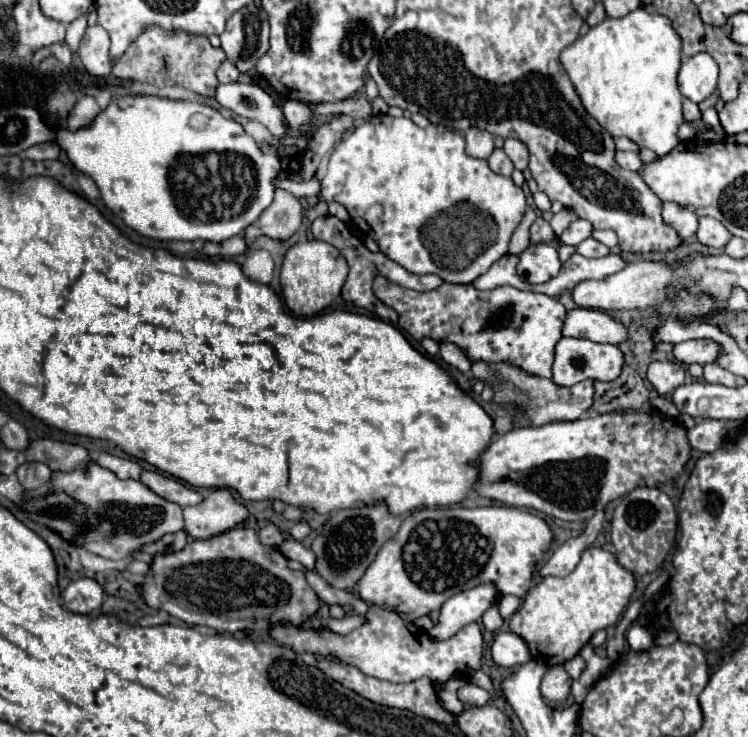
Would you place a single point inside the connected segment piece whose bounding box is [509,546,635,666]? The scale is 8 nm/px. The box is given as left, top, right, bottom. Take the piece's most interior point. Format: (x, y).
(559, 616)

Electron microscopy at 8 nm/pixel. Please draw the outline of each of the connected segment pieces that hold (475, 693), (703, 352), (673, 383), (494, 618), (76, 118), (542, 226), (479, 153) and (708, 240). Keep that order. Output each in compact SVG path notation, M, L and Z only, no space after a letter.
M467 682L465 686L461 686L459 692L457 692L457 696L459 696L459 700L461 700L463 704L469 704L469 706L473 706L473 704L475 704L475 706L483 706L483 704L487 704L487 702L493 700L487 690L475 686L473 682Z
M687 340L687 342L681 342L681 344L675 344L673 348L673 354L679 362L683 364L709 364L709 362L715 362L719 358L719 352L721 352L721 346L713 340Z
M663 360L663 362L651 362L649 364L647 378L661 396L669 396L677 386L683 384L685 372L683 372L679 362Z
M497 605L491 606L491 608L485 612L485 616L483 616L483 626L486 630L495 630L495 628L502 626L503 623L504 620L499 613Z
M81 96L81 98L75 102L75 106L73 106L73 110L69 112L69 116L67 116L67 130L75 132L77 128L87 126L99 112L101 112L101 108L97 106L95 98L91 98L91 96Z
M537 218L531 226L531 240L533 242L559 242L559 236L553 234L553 228L543 218Z
M469 128L465 132L465 142L467 142L467 154L473 158L489 158L493 152L493 134L481 128Z
M699 218L697 238L701 244L709 248L723 248L725 242L729 242L731 232L715 218Z

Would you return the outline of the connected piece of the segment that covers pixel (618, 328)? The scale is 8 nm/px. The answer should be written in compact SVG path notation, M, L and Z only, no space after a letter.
M575 308L567 312L563 336L587 338L591 342L607 342L607 344L621 344L629 338L627 326L621 320L615 320L601 310L589 310L589 308Z

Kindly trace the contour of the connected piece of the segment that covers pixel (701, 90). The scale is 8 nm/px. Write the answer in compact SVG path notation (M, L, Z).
M701 52L701 54L695 54L687 60L683 60L681 64L681 70L679 70L679 92L689 98L691 102L703 102L705 98L709 98L715 88L717 88L717 74L719 74L719 68L717 68L717 62Z

